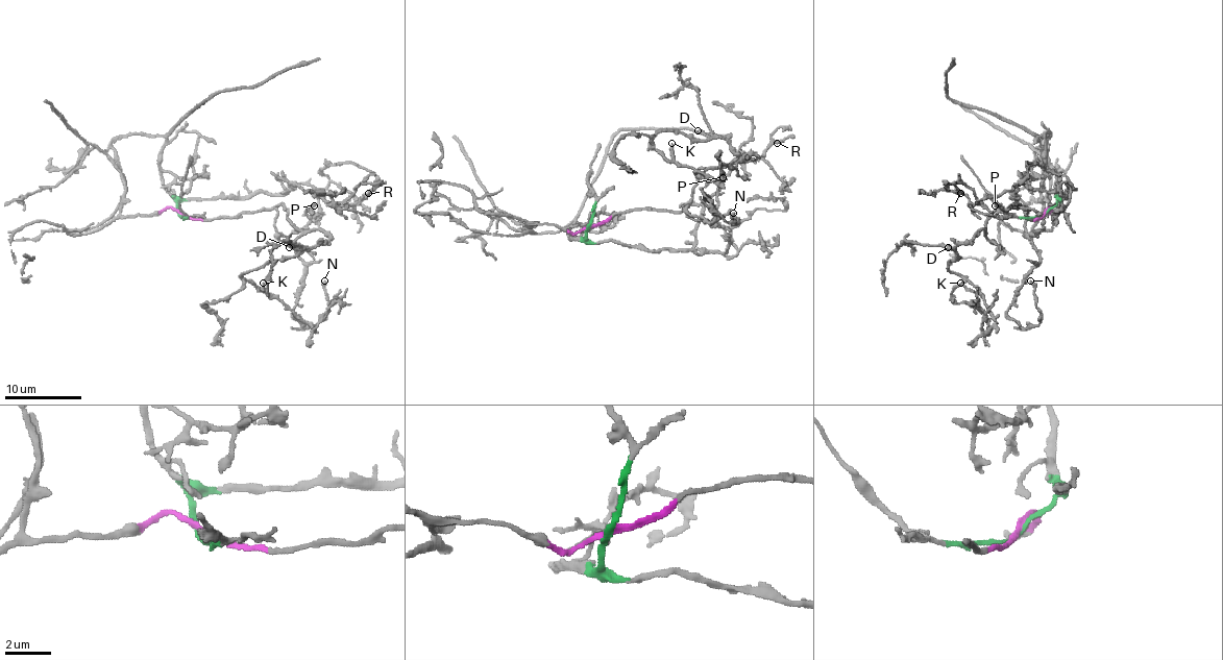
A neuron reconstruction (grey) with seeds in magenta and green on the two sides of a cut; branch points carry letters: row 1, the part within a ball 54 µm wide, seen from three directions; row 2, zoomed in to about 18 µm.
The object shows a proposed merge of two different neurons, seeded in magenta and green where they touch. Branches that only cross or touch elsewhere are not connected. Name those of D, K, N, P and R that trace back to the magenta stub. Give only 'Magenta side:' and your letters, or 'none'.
Magenta side: D, K, N

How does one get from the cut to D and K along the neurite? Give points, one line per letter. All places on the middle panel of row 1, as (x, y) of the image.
D: (589, 226), (614, 213), (684, 208), (696, 182), (695, 173), (726, 167), (737, 155), (723, 138), (696, 130)
K: (589, 226), (678, 212), (699, 169), (737, 155), (723, 138), (662, 130), (651, 142), (666, 160), (671, 144)

